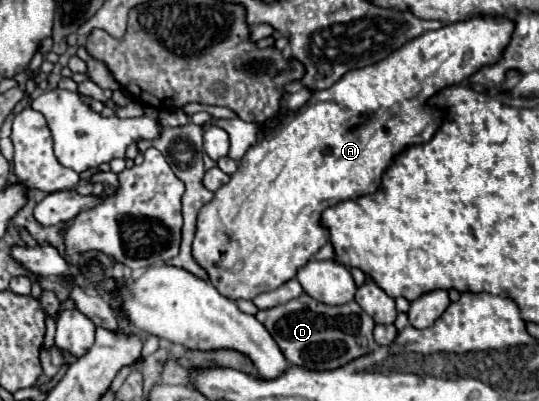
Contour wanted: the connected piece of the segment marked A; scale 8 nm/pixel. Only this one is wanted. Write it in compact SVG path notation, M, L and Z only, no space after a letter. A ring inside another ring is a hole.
M472 16L444 24L438 30L428 30L408 40L372 66L346 72L330 88L314 92L302 108L288 112L274 130L246 152L230 182L220 186L198 214L192 252L216 290L230 300L252 300L260 292L270 292L292 280L298 266L306 264L330 240L328 228L322 224L322 212L342 200L358 200L364 194L374 194L394 156L408 146L428 142L442 124L444 110L430 106L428 100L444 88L464 82L480 68L500 62L514 28L516 22L506 16Z

